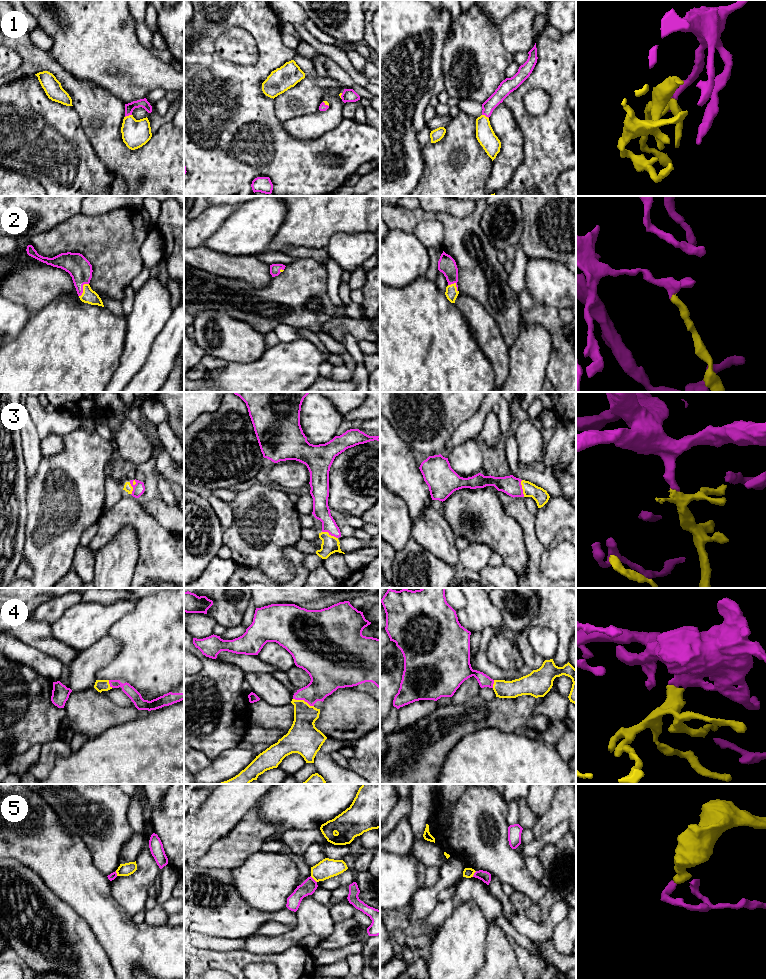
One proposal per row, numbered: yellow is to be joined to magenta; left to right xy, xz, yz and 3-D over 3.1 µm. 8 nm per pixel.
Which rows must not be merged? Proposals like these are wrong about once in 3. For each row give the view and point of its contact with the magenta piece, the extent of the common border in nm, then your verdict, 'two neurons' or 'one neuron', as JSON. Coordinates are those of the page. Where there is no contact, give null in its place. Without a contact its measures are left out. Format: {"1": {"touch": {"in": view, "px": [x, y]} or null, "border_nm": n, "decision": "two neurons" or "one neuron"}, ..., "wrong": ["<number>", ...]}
{"1": {"touch": {"in": "xy", "px": [128, 115]}, "border_nm": 60, "decision": "one neuron"}, "2": {"touch": {"in": "xy", "px": [82, 288]}, "border_nm": 130, "decision": "one neuron"}, "3": {"touch": {"in": "xy", "px": [132, 486]}, "border_nm": 120, "decision": "one neuron"}, "4": {"touch": {"in": "xz", "px": [303, 699]}, "border_nm": 180, "decision": "one neuron"}, "5": {"touch": {"in": "xz", "px": [313, 879]}, "border_nm": 80, "decision": "two neurons"}, "wrong": ["5"]}

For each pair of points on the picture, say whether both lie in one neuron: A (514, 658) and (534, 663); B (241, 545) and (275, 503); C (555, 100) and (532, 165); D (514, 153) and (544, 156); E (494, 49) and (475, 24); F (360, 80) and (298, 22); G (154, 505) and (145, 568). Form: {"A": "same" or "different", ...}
{"A": "different", "B": "same", "C": "same", "D": "different", "E": "same", "F": "same", "G": "different"}

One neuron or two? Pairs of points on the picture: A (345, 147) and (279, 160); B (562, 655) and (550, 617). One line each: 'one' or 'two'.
A: one
B: one

